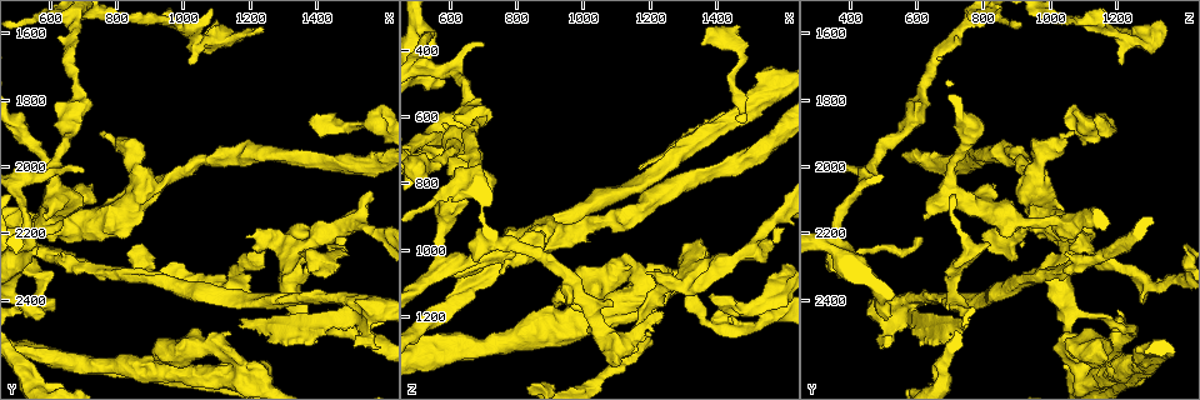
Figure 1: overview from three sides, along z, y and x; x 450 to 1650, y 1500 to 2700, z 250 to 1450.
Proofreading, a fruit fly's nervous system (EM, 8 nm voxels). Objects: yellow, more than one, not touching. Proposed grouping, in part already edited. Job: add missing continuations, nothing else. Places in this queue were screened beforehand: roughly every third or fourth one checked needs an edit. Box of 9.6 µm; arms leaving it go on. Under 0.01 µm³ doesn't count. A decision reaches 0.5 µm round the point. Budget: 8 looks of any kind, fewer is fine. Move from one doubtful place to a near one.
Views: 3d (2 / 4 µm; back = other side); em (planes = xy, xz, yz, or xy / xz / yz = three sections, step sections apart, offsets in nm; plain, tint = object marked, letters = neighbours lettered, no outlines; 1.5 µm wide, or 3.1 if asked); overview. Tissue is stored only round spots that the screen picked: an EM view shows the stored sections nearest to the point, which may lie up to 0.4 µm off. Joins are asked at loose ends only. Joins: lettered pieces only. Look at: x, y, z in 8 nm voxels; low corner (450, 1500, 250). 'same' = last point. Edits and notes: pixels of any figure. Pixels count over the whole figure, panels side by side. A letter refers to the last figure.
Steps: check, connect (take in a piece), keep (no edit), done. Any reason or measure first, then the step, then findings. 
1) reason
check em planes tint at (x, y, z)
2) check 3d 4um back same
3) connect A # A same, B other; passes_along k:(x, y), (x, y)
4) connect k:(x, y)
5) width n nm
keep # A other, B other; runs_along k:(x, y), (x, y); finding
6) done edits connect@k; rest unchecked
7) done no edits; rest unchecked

an open end
check 3d 2um at (750, 1890, 1070)

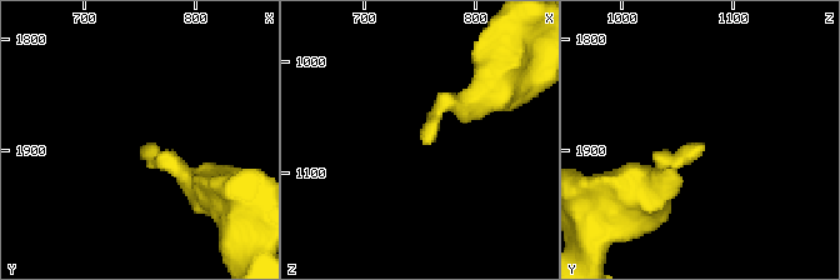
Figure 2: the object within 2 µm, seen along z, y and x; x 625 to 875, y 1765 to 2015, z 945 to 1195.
need the tissue
check em planes letters at (756, 1900, 1074)

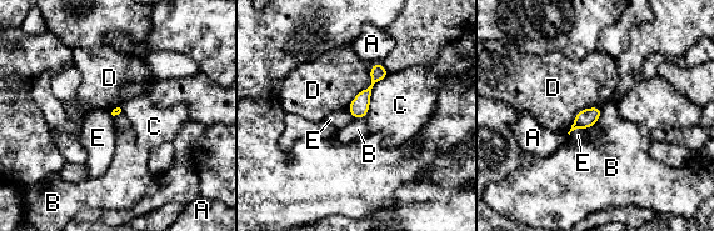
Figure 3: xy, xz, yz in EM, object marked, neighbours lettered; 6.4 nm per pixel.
keep # A other, B other, C other, D other, E other; border 3:(602, 108), (599, 119), (589, 129); none of them fits

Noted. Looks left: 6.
thick end
check em planes letters at (590, 2140, 620)

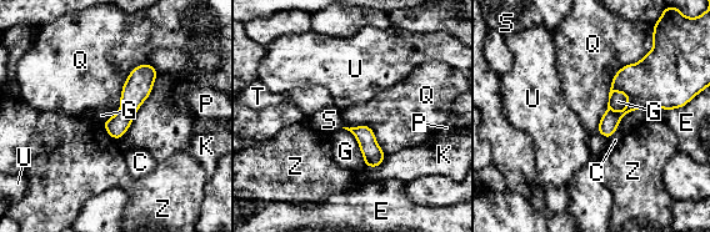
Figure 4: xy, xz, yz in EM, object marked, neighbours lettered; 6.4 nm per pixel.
keep # C other, E other, G other, K other, P other, Q other, S other, T other, U other, Z other; border 4:(648, 53), (613, 77), (608, 140); no lettered piece goes on from it

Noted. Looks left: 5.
check em planes letters at (1590, 2540, 500)

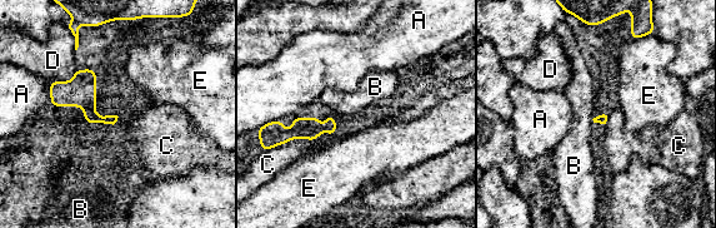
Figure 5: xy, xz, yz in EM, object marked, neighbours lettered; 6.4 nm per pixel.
keep # A other, B other, C other, D other, E other; border 5:(318, 138), (293, 138), (274, 148); no lettered piece goes on from it

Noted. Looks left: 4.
done no edits; rest unchecked

